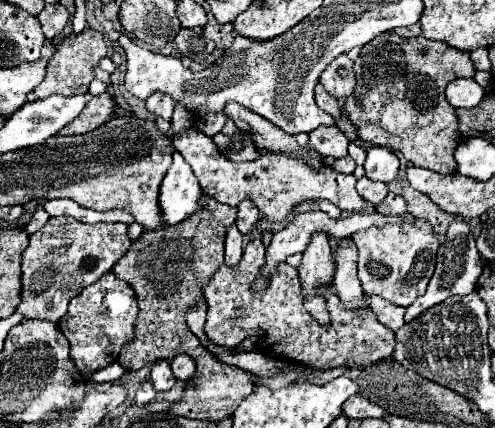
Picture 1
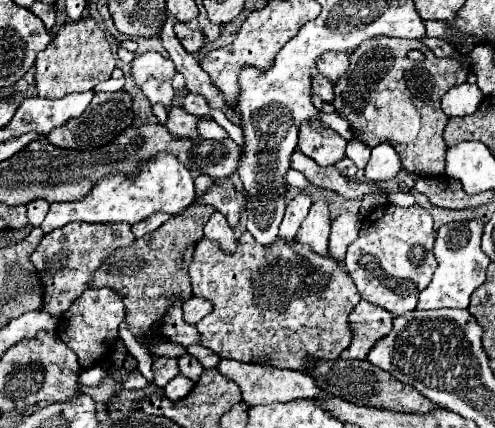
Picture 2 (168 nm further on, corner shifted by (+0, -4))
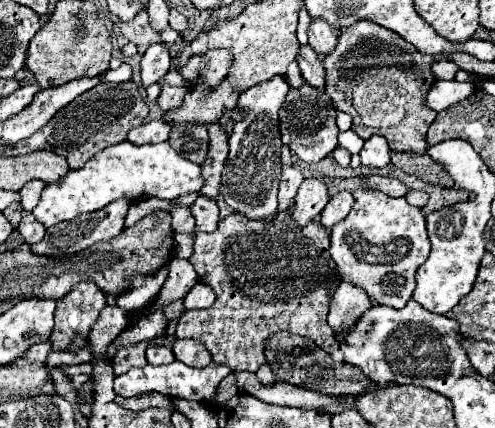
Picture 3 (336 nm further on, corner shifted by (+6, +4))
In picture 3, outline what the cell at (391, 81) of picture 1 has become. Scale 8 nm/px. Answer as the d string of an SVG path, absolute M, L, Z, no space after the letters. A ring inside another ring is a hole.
M358 20L350 28L342 28L334 52L324 58L326 94L340 112L352 116L352 130L368 140L374 134L384 136L394 152L424 154L426 130L436 112L426 108L426 92L436 82L430 66L434 56L418 52L396 32L382 28L370 20Z

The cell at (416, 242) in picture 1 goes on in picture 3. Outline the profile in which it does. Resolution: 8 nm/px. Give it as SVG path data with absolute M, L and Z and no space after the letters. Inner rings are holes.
M358 188L352 196L352 210L330 232L330 256L338 266L338 274L342 280L366 290L372 302L404 308L416 286L416 270L430 252L426 218L406 198L392 198L370 188Z

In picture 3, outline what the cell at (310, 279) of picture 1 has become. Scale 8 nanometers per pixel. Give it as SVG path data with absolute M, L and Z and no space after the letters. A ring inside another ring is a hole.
M306 178L296 194L296 204L292 210L294 220L300 226L306 226L310 220L318 220L320 212L328 204L328 188L322 180L318 178Z

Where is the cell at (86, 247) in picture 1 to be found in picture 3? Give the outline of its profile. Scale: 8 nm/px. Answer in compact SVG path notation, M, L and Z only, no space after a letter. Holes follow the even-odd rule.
M120 198L120 200L110 202L102 210L88 212L88 214L76 216L70 222L62 222L62 224L56 224L56 226L48 228L44 240L34 244L32 252L34 254L44 254L44 256L68 256L68 254L76 254L76 252L80 252L80 250L84 250L84 248L100 242L100 240L110 240L110 238L118 236L122 232L122 228L124 228L124 216L128 212L130 202L132 202L130 198Z

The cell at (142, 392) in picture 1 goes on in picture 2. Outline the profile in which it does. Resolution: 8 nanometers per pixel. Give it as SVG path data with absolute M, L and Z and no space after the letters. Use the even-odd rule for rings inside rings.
M134 370L134 372L128 376L128 380L122 382L122 386L124 386L126 390L142 390L142 388L148 386L148 380L146 380L138 370Z

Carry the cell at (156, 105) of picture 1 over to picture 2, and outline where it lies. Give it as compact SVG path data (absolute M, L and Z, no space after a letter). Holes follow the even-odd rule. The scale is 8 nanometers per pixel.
M148 80L148 84L144 84L142 92L144 92L144 96L148 98L148 102L152 106L154 104L164 104L166 108L172 106L174 90L172 90L172 84L170 82L164 82L164 80Z

